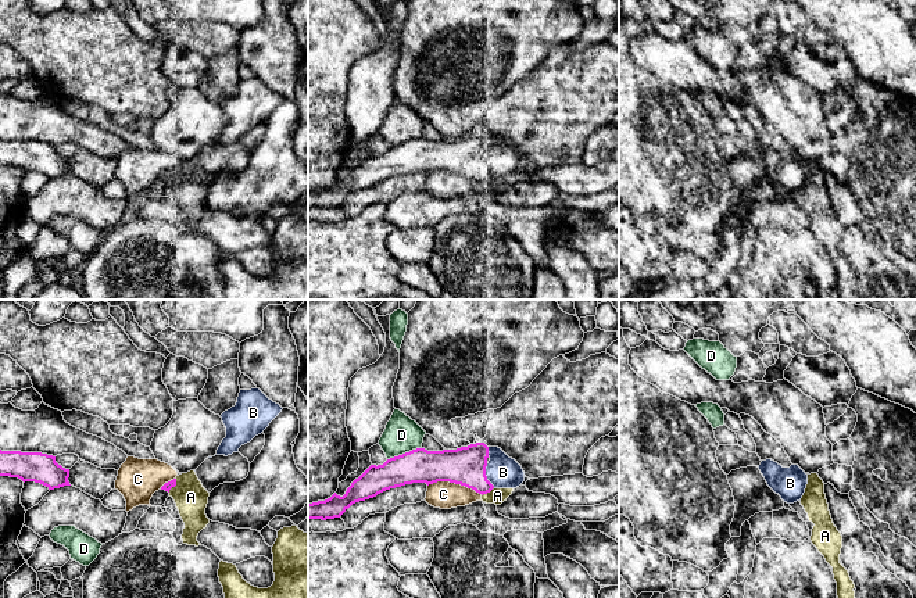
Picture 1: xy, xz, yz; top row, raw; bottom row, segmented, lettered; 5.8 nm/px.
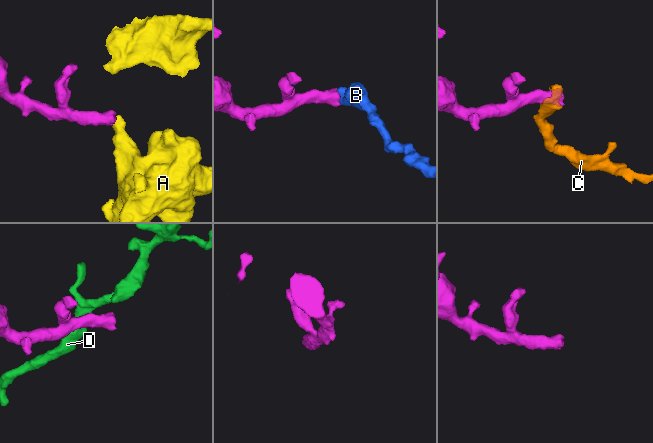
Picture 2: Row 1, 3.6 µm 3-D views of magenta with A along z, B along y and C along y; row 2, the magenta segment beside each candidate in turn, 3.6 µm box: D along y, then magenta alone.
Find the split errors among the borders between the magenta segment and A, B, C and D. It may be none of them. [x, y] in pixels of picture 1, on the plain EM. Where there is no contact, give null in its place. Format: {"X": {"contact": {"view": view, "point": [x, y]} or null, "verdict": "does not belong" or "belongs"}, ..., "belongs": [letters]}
{"A": {"contact": {"view": "xz", "point": [487, 181]}, "verdict": "does not belong"}, "B": {"contact": {"view": "xz", "point": [486, 165]}, "verdict": "belongs"}, "C": {"contact": {"view": "xz", "point": [455, 172]}, "verdict": "does not belong"}, "D": {"contact": {"view": "xz", "point": [405, 142]}, "verdict": "does not belong"}, "belongs": ["B"]}

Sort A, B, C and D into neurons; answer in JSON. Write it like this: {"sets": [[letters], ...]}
{"sets": [["A"], ["B"], ["C"], ["D"]]}

